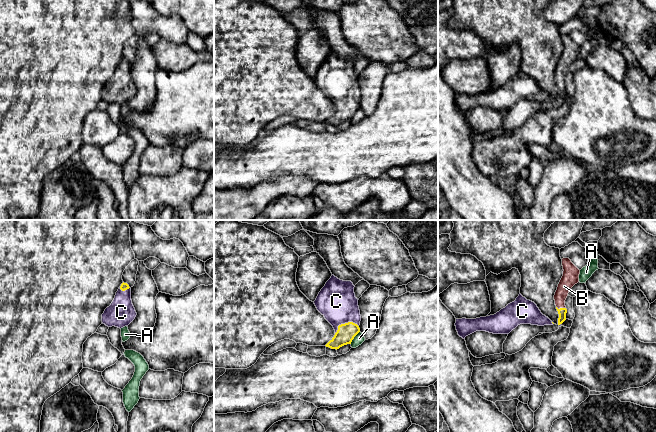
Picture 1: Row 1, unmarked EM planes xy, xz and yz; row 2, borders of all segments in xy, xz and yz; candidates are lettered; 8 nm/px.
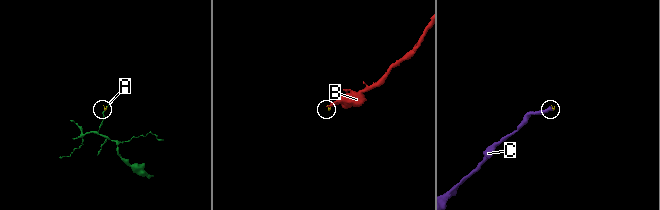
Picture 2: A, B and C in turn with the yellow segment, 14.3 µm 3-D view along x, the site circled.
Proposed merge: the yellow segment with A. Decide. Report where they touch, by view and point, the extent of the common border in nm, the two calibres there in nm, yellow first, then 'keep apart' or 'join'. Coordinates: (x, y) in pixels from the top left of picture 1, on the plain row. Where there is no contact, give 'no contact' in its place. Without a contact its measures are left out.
xz (354, 112) | 130 nm | 150/80 nm | keep apart

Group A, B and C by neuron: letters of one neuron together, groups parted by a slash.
A / B C

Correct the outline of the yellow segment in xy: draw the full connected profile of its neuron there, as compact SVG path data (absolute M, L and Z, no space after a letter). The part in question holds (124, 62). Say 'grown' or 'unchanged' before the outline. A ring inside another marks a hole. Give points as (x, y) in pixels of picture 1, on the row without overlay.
grown | M122 59L116 68L111 81L102 90L102 99L108 103L123 104L128 102L137 89L131 76L131 64L127 59Z

